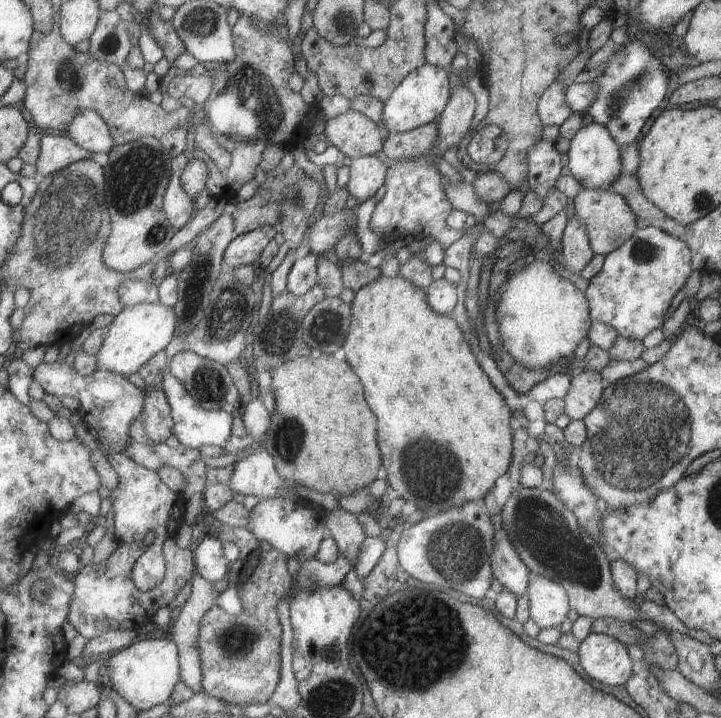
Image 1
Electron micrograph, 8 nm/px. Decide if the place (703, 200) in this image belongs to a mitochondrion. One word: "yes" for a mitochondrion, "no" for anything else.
yes

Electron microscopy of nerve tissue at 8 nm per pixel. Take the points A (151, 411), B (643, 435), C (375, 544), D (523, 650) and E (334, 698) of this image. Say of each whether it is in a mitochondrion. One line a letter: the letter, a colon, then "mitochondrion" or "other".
A: other
B: mitochondrion
C: other
D: other
E: mitochondrion

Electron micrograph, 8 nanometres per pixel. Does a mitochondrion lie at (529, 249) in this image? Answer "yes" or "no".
no

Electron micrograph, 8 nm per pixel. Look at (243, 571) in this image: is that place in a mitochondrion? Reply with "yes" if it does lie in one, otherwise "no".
no

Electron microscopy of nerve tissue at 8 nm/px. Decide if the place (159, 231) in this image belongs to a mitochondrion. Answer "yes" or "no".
yes

